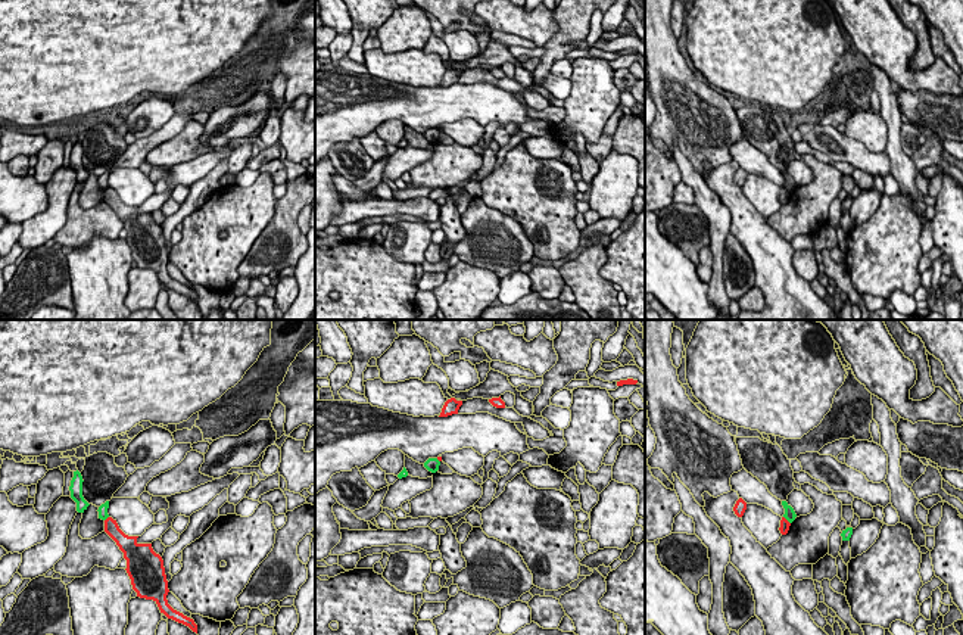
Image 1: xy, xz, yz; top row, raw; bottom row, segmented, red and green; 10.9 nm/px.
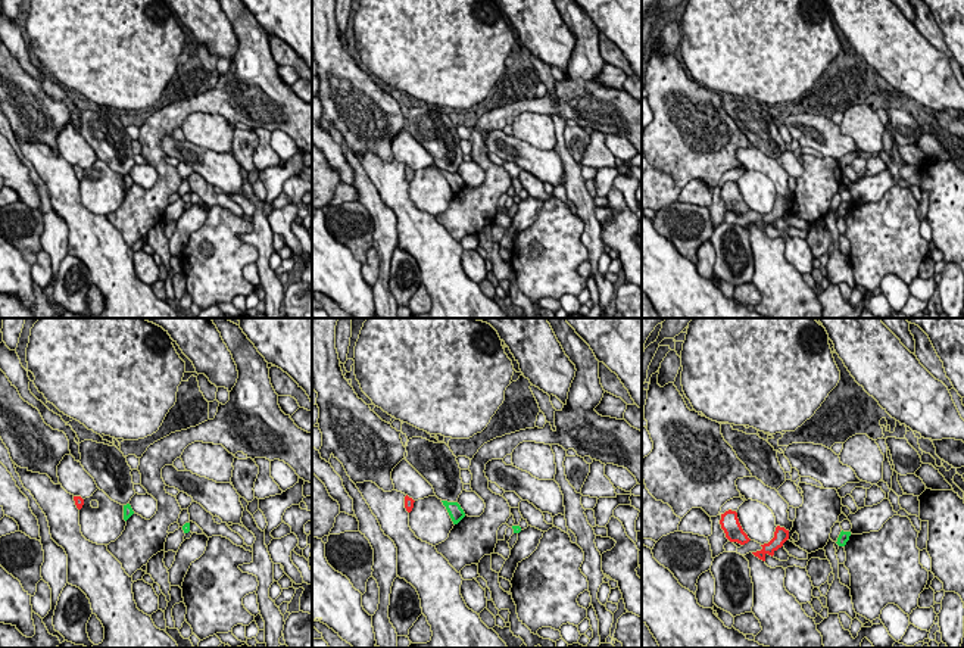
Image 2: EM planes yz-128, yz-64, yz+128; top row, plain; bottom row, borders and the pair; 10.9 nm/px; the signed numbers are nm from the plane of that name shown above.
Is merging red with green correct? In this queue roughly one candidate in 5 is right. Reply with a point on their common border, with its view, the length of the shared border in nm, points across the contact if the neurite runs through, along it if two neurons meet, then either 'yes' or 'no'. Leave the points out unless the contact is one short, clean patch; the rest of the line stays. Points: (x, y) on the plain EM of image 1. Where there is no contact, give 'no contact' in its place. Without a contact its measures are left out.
meets red in yz at (787, 190); contact 120 nm long; border along yz (784, 186), (789, 193); no

